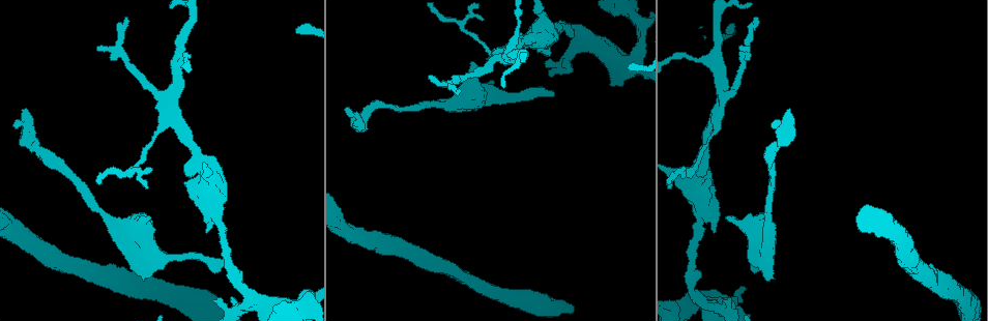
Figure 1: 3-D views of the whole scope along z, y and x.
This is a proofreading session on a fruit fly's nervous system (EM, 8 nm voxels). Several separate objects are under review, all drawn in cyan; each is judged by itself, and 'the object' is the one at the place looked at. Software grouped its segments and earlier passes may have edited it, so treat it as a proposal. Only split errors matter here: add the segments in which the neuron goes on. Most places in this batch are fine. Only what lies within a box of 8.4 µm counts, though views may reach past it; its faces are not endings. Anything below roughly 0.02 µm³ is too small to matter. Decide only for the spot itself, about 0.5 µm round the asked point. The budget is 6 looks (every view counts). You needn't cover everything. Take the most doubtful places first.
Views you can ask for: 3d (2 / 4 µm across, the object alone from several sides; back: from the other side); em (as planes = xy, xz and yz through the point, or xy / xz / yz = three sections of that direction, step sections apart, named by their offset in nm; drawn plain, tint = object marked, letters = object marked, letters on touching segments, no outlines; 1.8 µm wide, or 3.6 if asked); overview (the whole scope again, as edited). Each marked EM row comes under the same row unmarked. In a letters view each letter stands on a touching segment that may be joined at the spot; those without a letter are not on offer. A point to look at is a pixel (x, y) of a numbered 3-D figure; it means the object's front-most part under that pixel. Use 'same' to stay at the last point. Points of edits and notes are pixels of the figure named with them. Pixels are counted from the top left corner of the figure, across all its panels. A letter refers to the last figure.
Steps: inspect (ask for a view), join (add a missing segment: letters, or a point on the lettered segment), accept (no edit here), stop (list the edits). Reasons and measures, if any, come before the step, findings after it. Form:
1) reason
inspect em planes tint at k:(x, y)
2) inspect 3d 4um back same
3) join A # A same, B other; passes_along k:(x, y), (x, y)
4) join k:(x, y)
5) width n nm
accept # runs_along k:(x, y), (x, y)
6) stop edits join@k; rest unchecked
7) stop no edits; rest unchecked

thick end
inspect 3d 2um at 1:(477, 109)

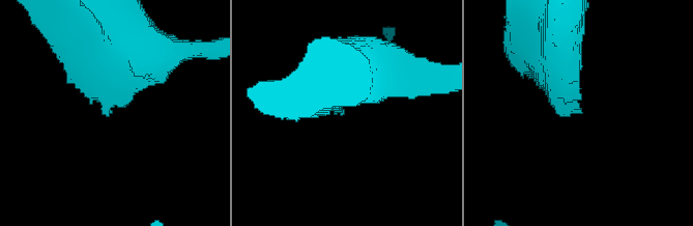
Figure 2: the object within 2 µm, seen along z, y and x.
inspect em 3.6um xy step 16 tint at 2:(576, 110)

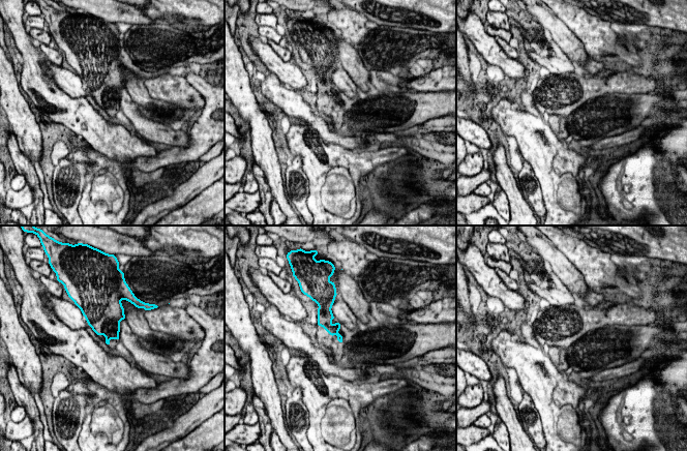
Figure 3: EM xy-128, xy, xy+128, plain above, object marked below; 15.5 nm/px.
inspect em 3.6um planes letters same

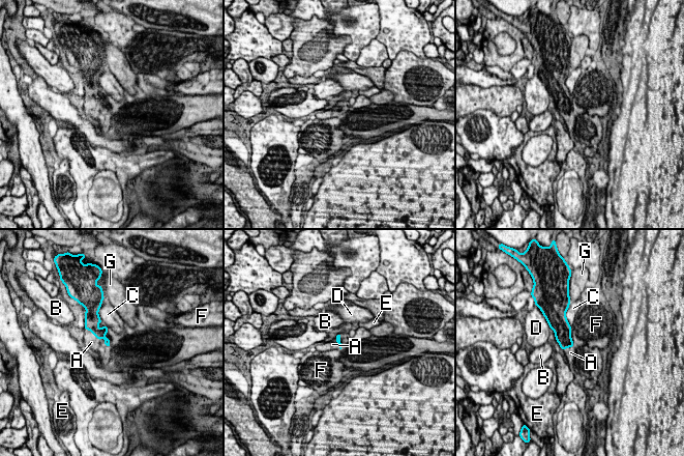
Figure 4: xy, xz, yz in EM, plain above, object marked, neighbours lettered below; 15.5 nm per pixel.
longest_contact A 480 nm
join 4:(91, 342) # A same, B other, C other, D other, E other, F other, G other; passes_along 4:(92, 324), (98, 339), (91, 342); the neuron continues

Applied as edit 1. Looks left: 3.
branch stops here
inspect em planes letters at 1:(140, 218)

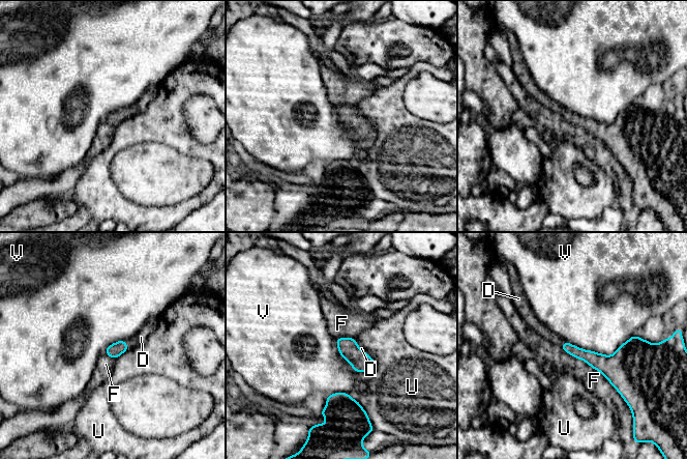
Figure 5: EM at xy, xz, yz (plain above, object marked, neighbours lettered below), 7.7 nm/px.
width 110 nm
join 5:(141, 337) # D same, F other, U other, V other; passes_along 5:(116, 349), (125, 344), (141, 337); the neuron continues

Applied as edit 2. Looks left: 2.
stop edits join@4, join@5; rest unchecked

